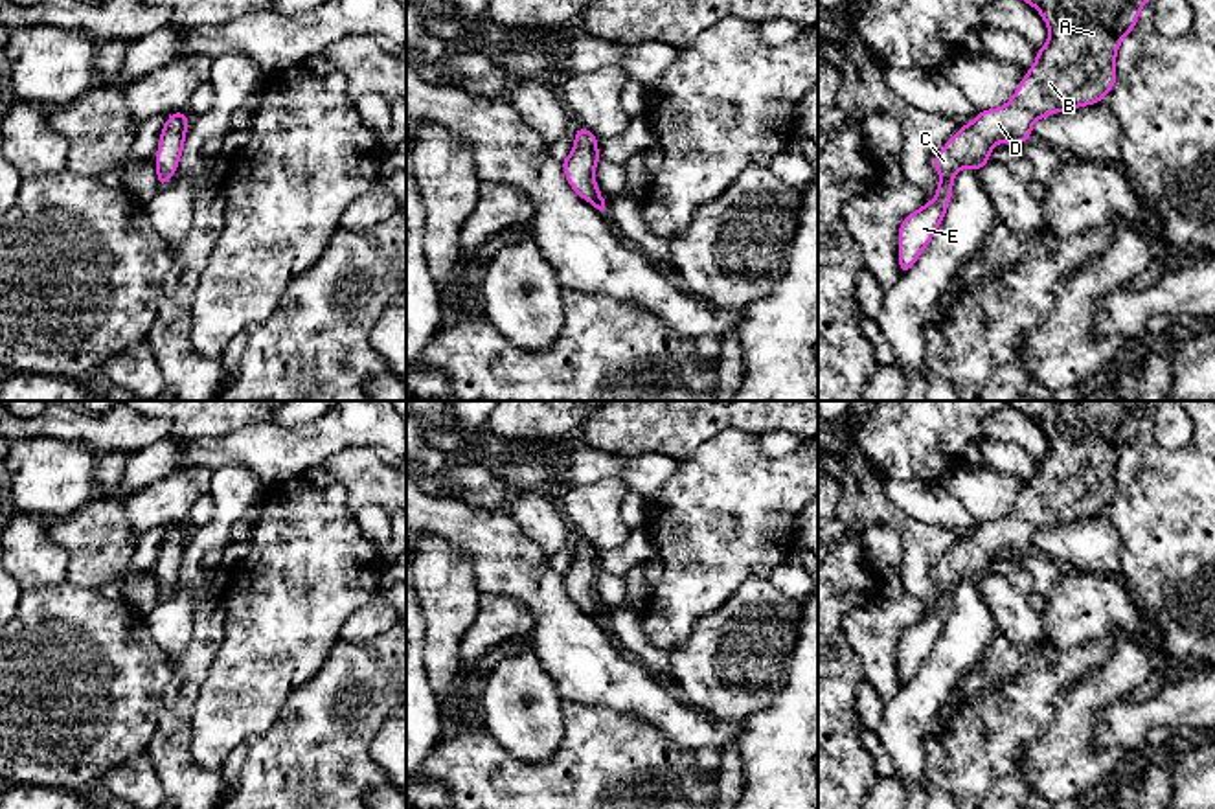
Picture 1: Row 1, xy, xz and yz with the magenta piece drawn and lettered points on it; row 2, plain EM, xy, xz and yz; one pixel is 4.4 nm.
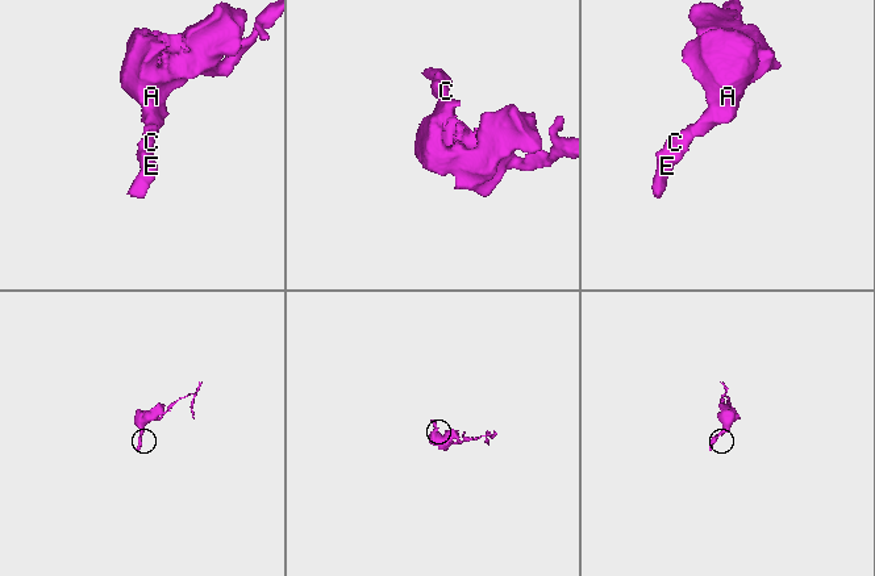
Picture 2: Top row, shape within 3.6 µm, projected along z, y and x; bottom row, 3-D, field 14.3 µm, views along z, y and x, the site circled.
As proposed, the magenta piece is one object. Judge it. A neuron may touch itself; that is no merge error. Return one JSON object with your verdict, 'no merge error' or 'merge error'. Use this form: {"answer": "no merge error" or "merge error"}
{"answer": "no merge error"}

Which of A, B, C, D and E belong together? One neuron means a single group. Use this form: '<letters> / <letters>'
A B C D E

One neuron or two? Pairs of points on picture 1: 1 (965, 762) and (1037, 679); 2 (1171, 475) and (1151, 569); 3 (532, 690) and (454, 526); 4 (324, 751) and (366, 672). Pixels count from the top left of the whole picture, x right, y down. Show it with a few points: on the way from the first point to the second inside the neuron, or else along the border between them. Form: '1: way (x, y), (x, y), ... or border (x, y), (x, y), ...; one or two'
1: way (987, 743), (991, 740), (991, 725), (1015, 701); one
2: way (1171, 499), (1171, 545); one
3: border (533, 649), (557, 688); two
4: way (326, 727), (331, 694), (337, 684), (342, 684); one

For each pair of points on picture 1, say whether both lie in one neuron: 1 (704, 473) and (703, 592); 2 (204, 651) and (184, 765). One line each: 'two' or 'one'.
1: one
2: one

